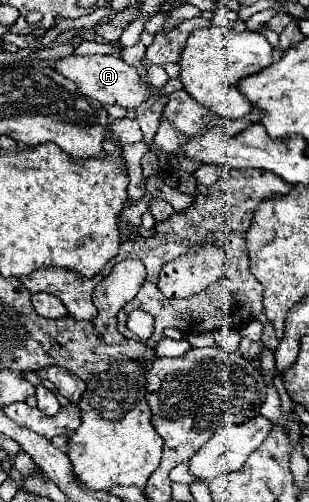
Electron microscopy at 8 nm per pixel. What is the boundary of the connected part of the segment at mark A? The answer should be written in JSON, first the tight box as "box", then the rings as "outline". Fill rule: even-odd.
{"box":[54,56,150,110],"outline":[[[64,56],[56,60],[54,66],[60,74],[64,74],[68,80],[76,82],[78,90],[90,98],[96,98],[100,104],[118,104],[124,110],[134,110],[150,96],[150,84],[138,74],[138,70],[130,64],[126,64],[120,56]]]}

